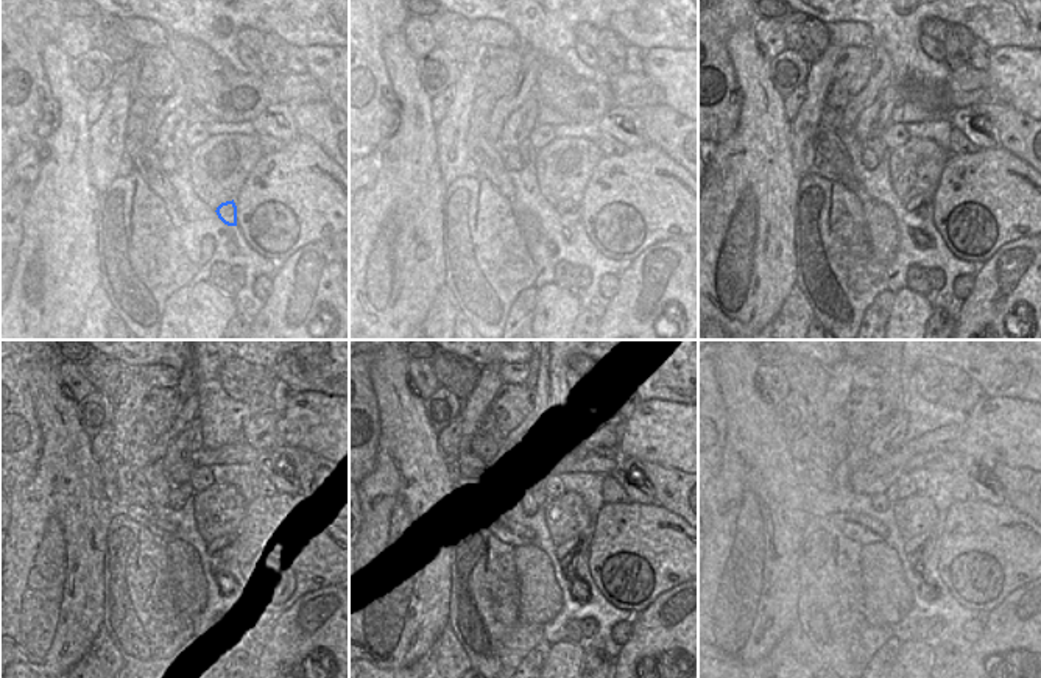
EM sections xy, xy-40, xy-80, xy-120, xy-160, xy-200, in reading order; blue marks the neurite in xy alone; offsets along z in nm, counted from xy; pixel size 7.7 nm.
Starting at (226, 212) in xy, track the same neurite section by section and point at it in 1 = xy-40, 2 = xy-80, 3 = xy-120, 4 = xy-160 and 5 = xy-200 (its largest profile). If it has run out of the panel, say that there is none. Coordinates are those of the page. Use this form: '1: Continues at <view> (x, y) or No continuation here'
1: Continues at xy-40 (571, 209)
2: Continues at xy-80 (920, 208)
3: Continues at xy-120 (218, 549)
4: Continues at xy-160 (580, 544)
5: Continues at xy-200 (918, 549).

